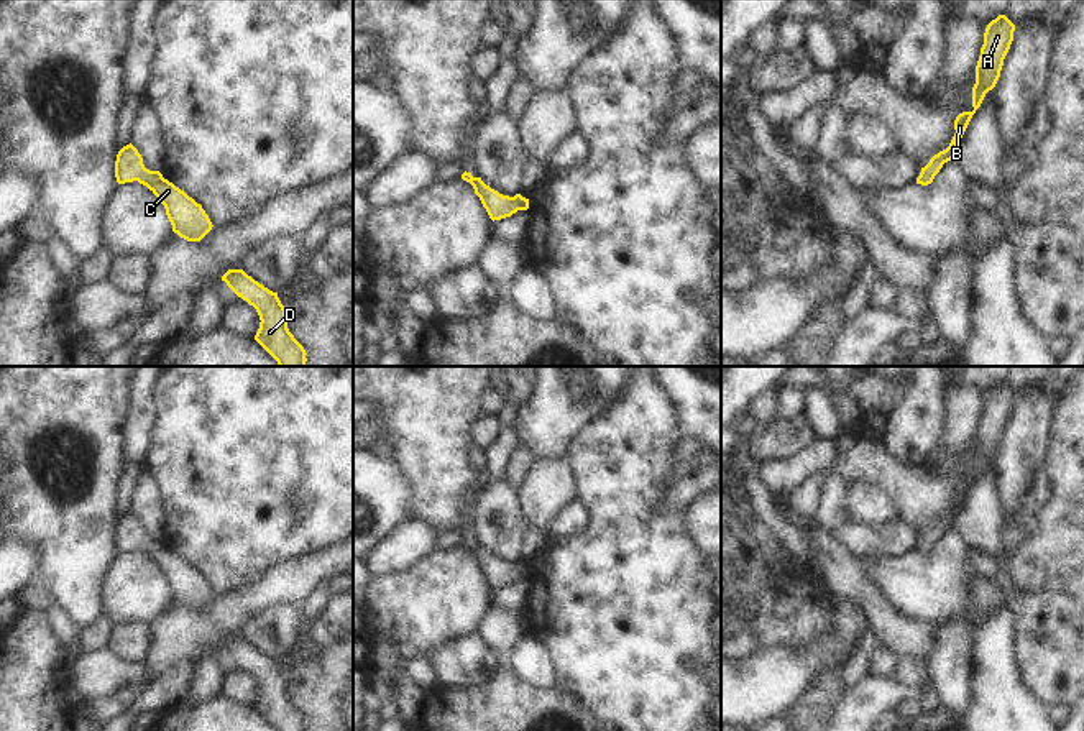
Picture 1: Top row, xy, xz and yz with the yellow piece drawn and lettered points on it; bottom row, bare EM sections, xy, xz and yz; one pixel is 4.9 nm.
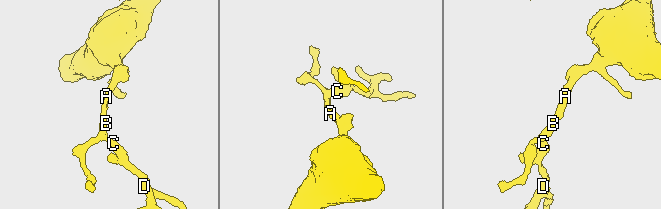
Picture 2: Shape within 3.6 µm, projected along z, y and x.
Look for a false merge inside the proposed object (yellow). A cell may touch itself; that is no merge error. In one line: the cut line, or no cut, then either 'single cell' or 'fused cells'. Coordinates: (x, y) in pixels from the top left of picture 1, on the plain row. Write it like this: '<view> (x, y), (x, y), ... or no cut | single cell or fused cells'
no cut | single cell

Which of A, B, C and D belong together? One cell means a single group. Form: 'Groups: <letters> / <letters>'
Groups: A B C D

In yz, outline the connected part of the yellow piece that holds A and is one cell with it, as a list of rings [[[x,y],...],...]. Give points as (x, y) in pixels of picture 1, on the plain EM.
[[[999,383],[992,388],[984,401],[984,412],[981,416],[981,424],[976,434],[976,452],[972,455],[972,480],[962,480],[954,488],[954,504],[949,514],[938,522],[935,522],[930,531],[921,536],[916,552],[928,554],[933,550],[935,544],[939,540],[944,531],[954,527],[954,517],[961,509],[972,483],[981,475],[985,462],[992,458],[1000,445],[1004,427],[1013,409],[1015,393],[1005,384]]]

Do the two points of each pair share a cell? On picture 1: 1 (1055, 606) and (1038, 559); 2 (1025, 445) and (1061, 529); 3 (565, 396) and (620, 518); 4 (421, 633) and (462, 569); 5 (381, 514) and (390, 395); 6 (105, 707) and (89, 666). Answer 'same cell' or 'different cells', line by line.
1: different cells
2: different cells
3: different cells
4: same cell
5: different cells
6: different cells

